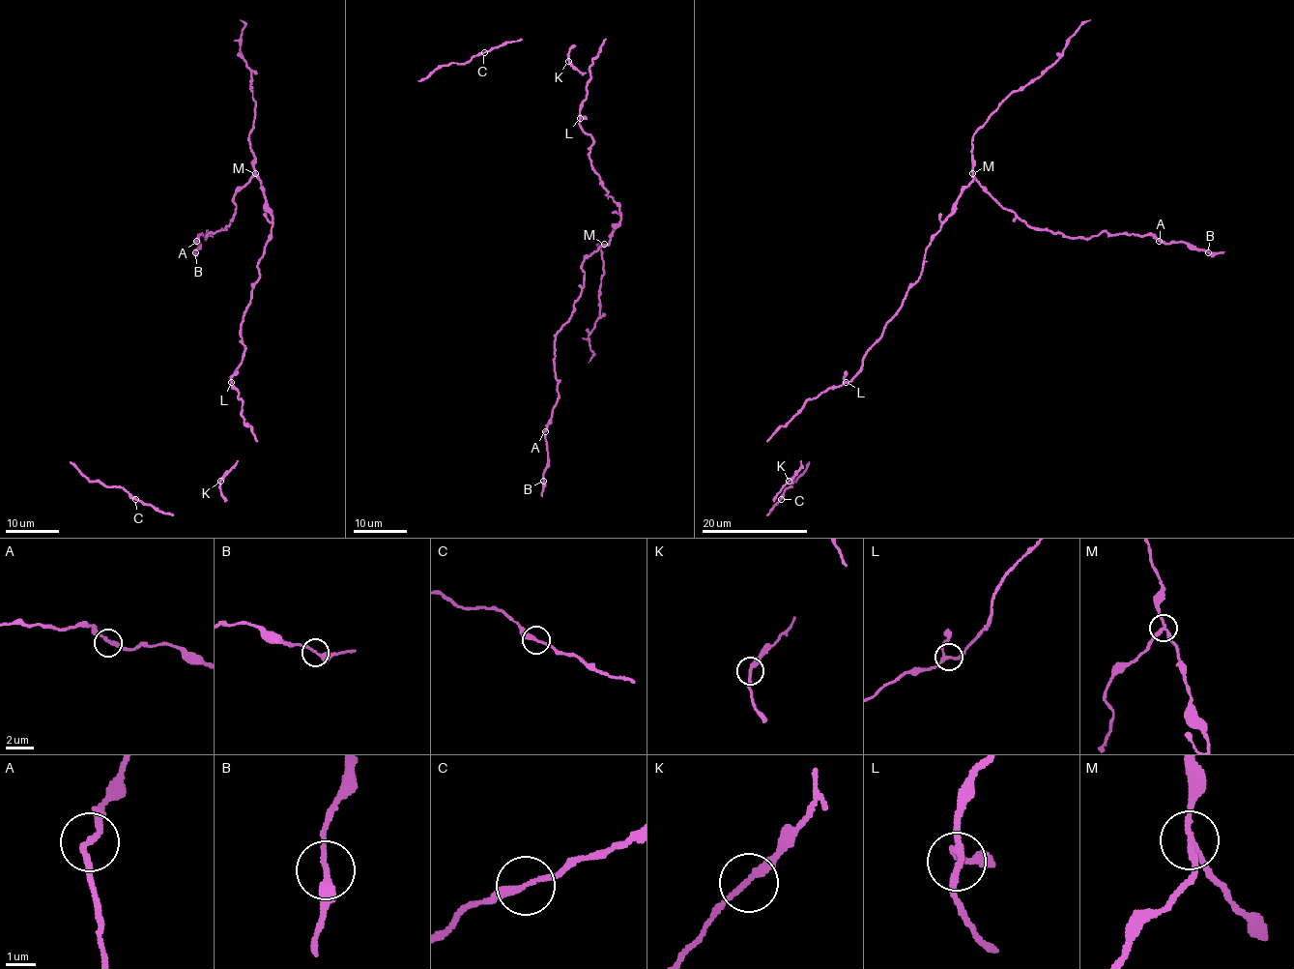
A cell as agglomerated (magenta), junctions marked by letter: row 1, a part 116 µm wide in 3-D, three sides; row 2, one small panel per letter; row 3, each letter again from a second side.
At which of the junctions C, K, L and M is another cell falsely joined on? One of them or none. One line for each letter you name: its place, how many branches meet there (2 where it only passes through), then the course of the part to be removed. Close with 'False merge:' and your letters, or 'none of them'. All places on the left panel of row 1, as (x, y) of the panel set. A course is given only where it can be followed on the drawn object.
M: (255, 173) | 3 | (255, 173), (234, 197), (237, 208), (228, 225), (206, 238), (207, 231), (200, 234), (194, 251)
False merge: M

